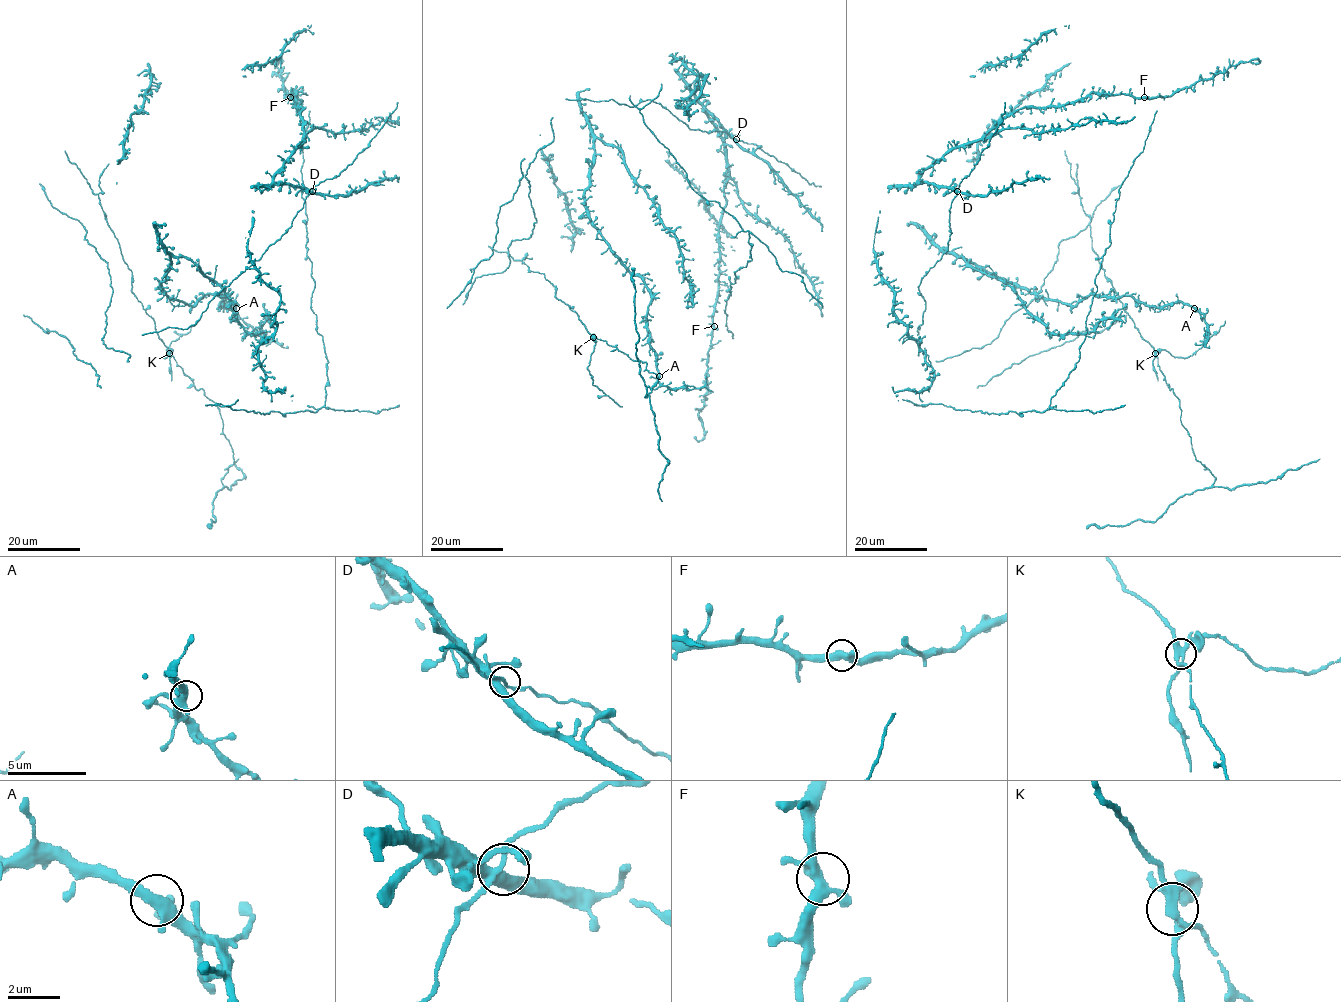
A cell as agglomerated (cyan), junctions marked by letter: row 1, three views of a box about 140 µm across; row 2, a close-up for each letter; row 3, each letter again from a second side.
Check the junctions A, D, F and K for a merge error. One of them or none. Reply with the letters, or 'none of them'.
K

